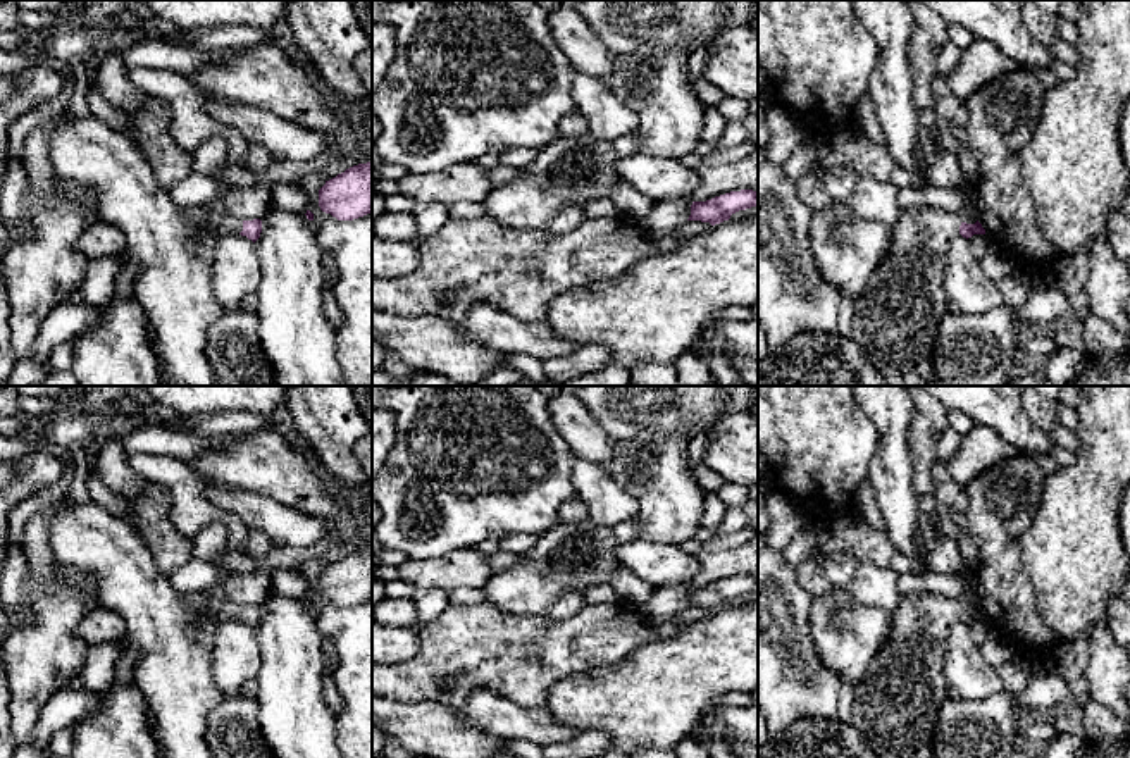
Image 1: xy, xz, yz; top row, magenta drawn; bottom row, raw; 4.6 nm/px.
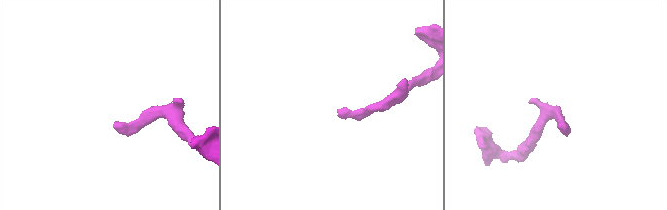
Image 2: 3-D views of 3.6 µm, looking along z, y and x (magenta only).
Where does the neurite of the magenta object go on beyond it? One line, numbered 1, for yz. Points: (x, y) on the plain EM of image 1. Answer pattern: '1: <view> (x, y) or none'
1: yz (896, 703)

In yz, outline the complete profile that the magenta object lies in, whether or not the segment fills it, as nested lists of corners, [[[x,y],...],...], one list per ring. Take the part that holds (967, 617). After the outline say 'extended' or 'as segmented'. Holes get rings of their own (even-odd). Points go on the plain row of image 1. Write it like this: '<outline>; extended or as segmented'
[[[913,593],[892,612],[885,644],[872,658],[863,679],[853,684],[851,724],[866,737],[879,758],[935,758],[934,732],[941,706],[951,696],[942,672],[949,629],[961,620],[985,620],[977,606],[966,610],[959,600],[939,593]]]; extended

